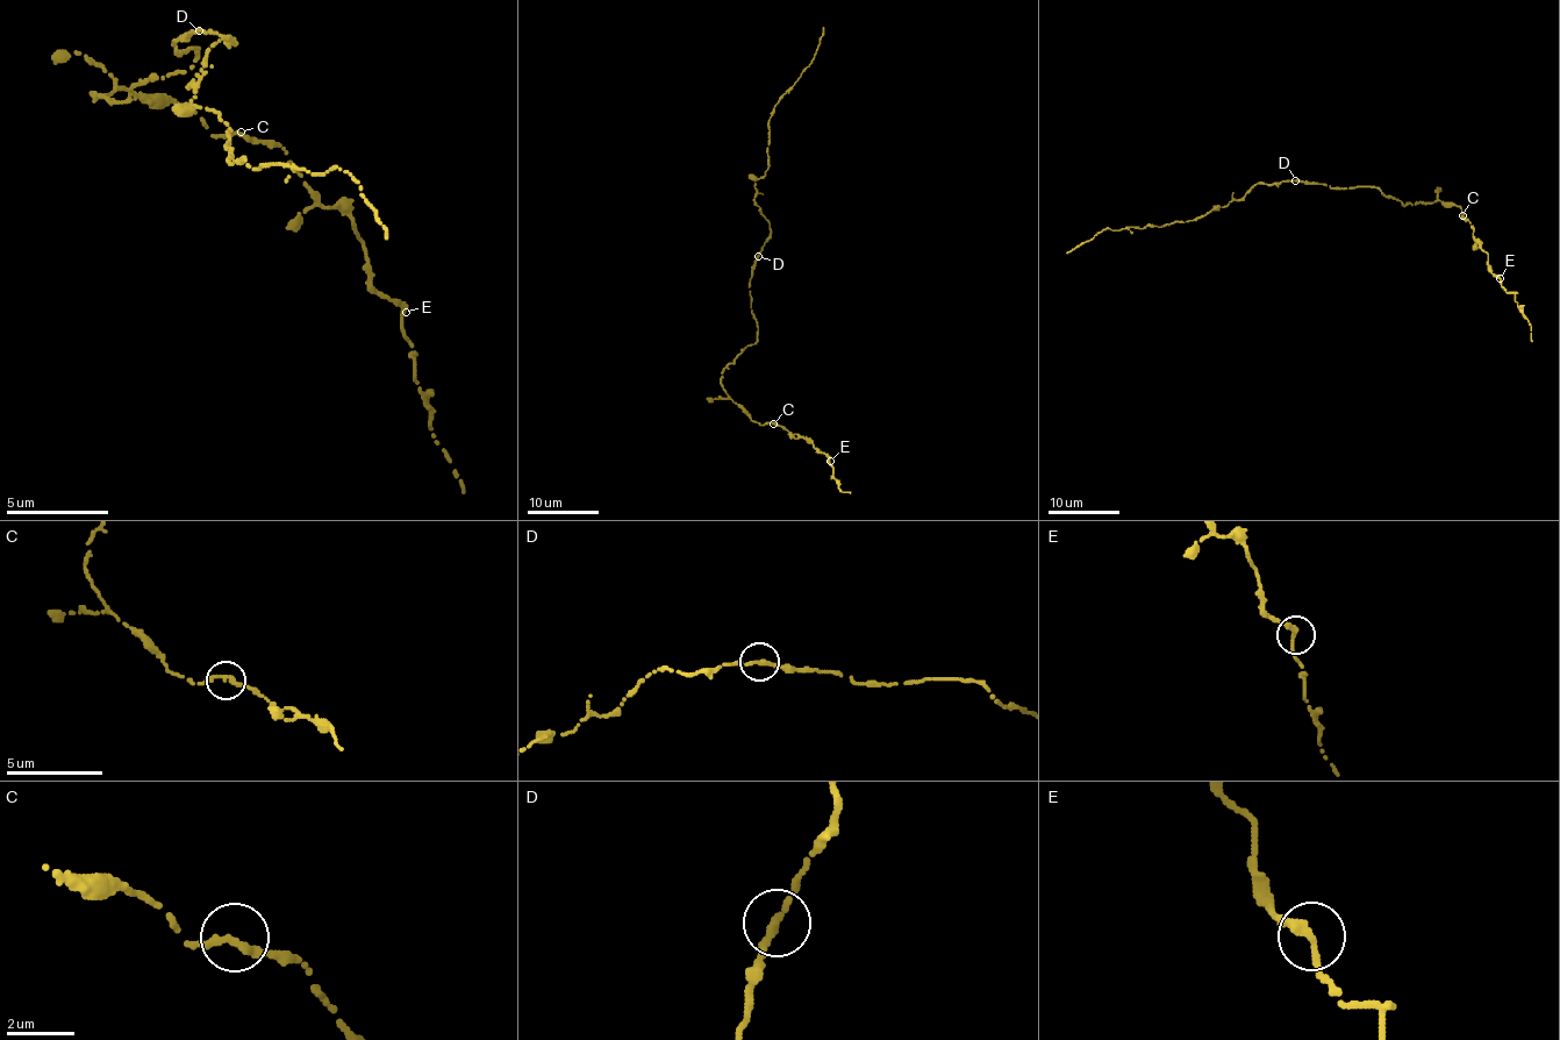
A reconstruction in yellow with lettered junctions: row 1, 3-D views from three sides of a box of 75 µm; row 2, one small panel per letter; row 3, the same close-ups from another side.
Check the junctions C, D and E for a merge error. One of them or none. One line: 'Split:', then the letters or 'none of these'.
Split: none of these

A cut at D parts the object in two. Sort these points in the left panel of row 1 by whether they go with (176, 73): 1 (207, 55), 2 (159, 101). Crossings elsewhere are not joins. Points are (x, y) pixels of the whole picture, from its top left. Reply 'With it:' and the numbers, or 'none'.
With it: 2

